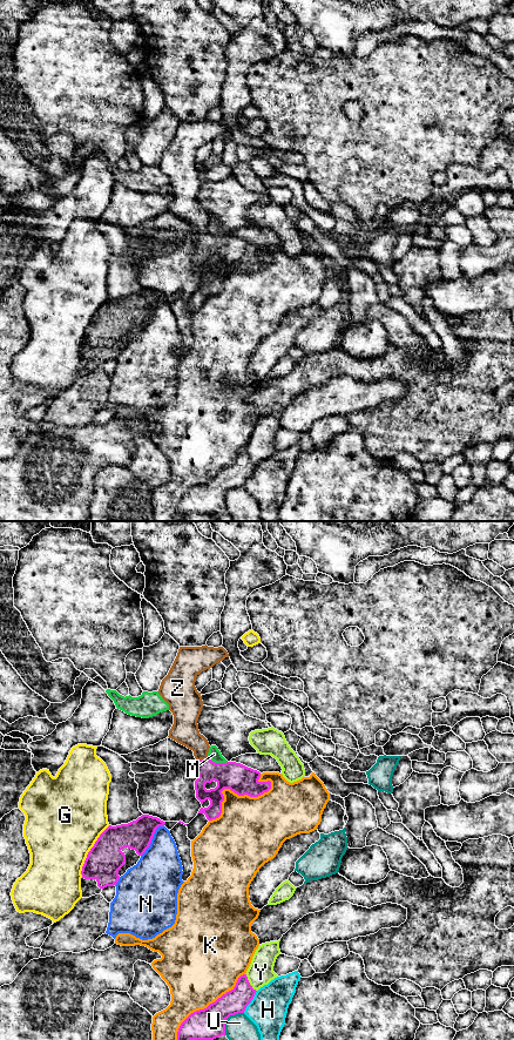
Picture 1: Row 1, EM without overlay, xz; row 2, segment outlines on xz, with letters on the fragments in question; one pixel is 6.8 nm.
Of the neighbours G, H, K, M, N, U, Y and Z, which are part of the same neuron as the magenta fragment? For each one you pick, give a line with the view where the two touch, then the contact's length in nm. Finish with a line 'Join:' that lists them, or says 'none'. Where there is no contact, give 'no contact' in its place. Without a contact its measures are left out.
Z: xz | 80 nm
Join: Z

